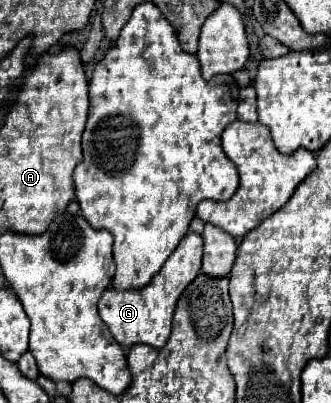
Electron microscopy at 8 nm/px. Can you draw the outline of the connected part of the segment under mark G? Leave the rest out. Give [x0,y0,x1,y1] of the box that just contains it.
[99,233,203,349]

